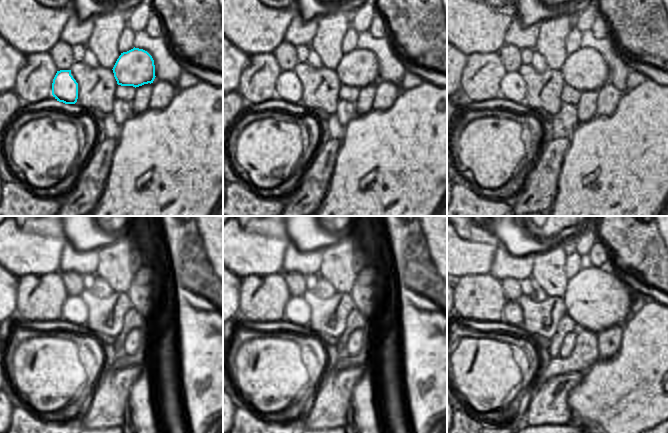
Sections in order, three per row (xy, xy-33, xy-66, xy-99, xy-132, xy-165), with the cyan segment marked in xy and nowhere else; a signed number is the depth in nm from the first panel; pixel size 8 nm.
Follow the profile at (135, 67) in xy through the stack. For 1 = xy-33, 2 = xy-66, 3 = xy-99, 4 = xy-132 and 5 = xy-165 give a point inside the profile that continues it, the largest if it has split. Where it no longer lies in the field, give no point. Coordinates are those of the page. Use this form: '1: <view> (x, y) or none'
1: xy-33 (359, 68)
2: xy-66 (586, 69)
3: xy-99 (139, 288)
4: xy-132 (347, 302)
5: xy-165 (596, 298)

